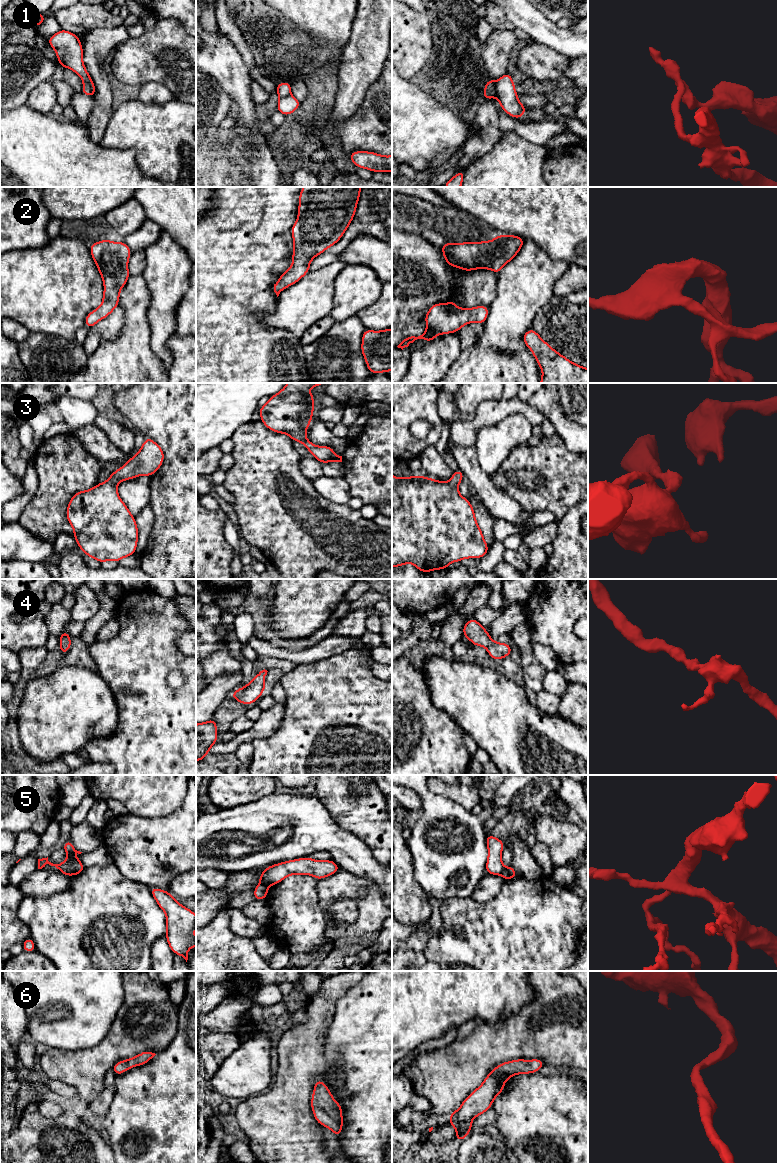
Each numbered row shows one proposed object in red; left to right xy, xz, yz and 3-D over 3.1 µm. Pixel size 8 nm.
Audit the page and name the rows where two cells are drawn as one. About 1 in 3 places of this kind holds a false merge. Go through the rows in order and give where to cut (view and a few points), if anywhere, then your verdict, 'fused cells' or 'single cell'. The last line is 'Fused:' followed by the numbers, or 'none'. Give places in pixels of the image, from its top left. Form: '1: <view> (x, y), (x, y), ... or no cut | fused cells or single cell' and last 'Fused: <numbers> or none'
1: yz (495, 83), (497, 95) | fused cells
2: no cut | single cell
3: no cut | single cell
4: no cut | single cell
5: xz (260, 883), (268, 886) | fused cells
6: no cut | single cell
Fused: 1, 5

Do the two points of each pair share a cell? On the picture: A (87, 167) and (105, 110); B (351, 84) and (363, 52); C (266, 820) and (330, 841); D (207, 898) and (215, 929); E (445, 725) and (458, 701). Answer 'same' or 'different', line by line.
A: different
B: same
C: same
D: different
E: different

